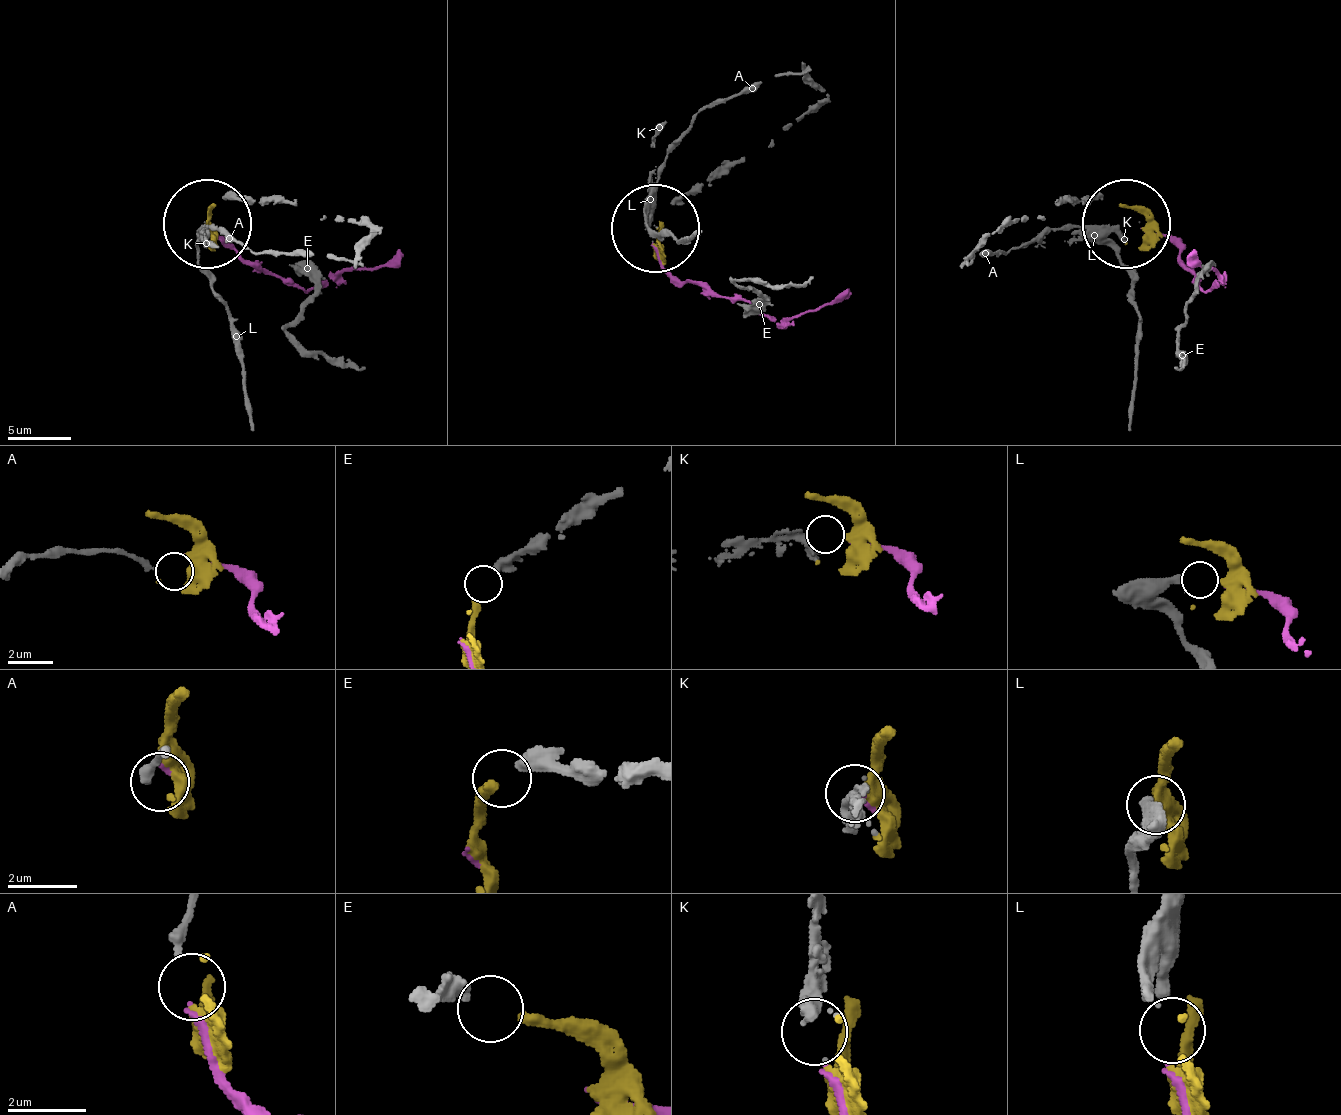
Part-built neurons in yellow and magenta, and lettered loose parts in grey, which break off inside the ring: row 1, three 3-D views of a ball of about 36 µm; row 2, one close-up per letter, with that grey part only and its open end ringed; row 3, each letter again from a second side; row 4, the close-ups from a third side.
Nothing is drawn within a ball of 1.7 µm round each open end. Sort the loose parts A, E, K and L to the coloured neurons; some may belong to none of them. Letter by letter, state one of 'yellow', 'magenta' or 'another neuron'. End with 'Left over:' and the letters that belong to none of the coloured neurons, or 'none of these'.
A: another neuron
E: yellow
K: magenta
L: another neuron
Left over: A, L

